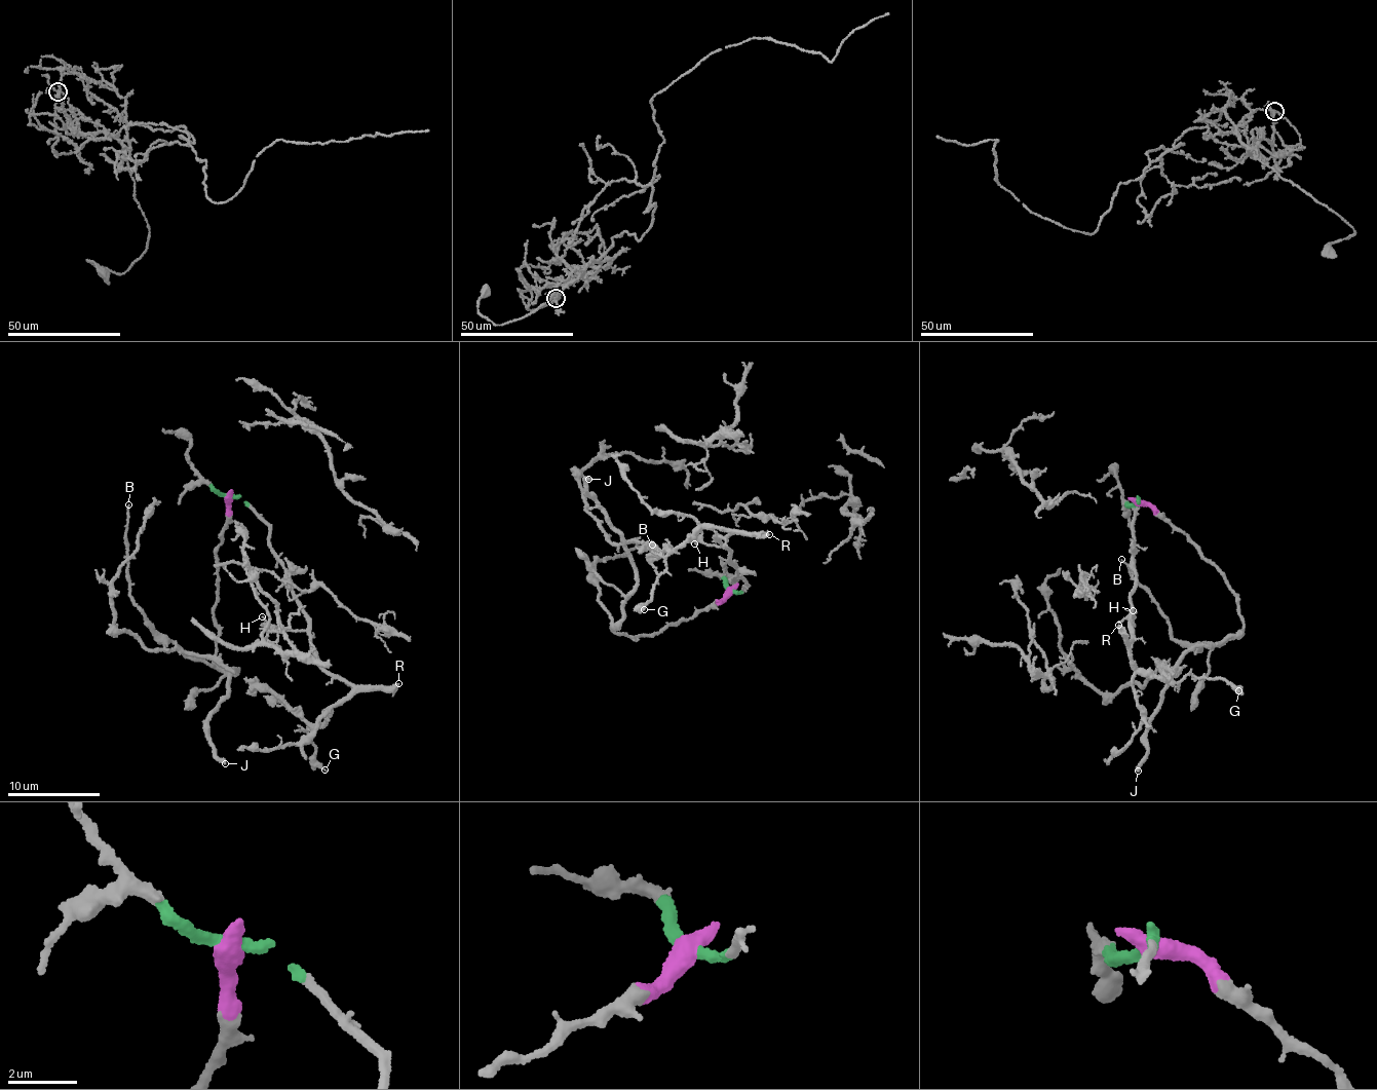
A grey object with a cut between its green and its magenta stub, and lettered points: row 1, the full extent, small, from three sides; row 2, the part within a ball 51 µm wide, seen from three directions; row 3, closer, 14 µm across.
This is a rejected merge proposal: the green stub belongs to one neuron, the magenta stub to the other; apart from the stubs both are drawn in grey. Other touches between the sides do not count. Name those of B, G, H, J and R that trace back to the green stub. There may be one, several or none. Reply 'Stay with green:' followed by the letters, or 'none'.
Stay with green: G, H, R

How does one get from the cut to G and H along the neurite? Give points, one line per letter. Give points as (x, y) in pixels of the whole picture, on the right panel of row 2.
G: (1137, 500), (1137, 581), (1127, 646), (1134, 661), (1153, 677), (1176, 682), (1193, 675), (1222, 677), (1239, 690)
H: (1137, 500), (1134, 517), (1133, 568), (1137, 577), (1132, 603), (1133, 610)

